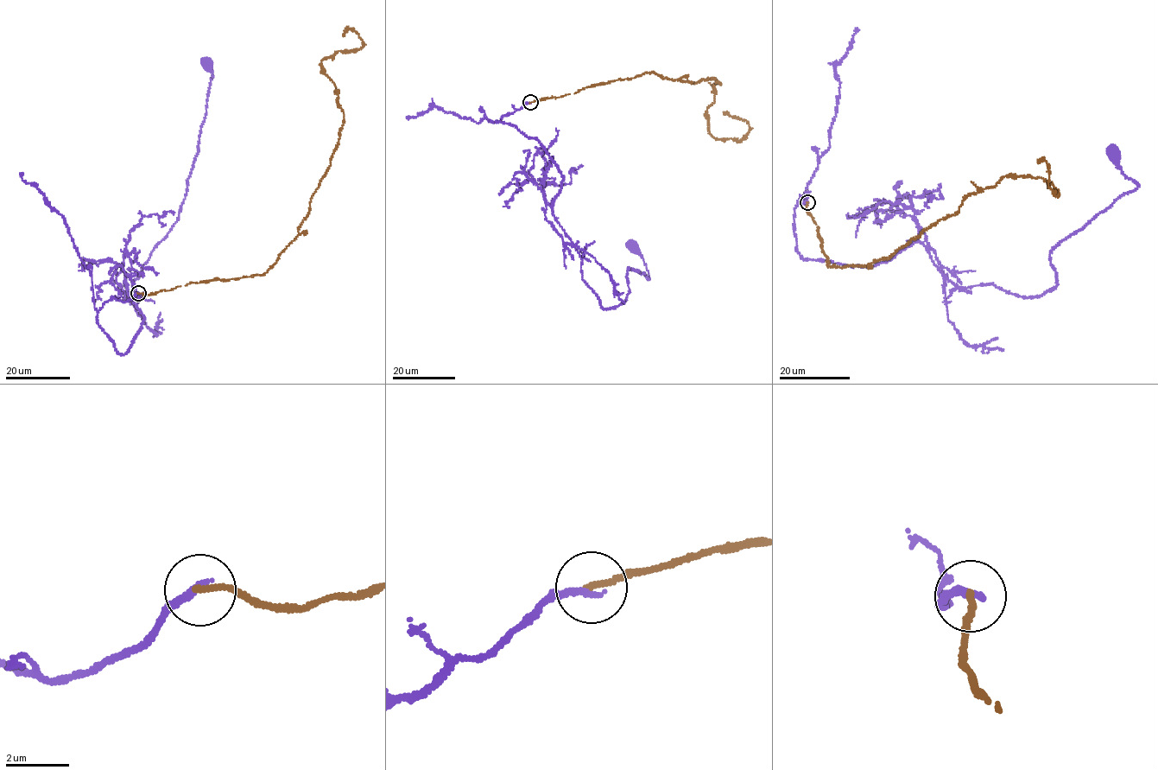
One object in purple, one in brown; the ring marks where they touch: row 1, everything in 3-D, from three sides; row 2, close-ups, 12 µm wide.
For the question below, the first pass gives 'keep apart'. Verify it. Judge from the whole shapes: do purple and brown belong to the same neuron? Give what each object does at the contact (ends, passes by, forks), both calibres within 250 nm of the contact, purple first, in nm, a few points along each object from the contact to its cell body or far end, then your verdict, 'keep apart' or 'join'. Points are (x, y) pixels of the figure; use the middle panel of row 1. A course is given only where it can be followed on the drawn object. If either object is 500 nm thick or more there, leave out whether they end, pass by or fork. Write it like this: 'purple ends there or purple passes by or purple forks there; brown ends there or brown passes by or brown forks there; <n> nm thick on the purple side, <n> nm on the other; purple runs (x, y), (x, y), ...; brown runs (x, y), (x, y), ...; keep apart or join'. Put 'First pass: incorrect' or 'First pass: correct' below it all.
purple ends there; brown ends there; 240 nm thick on the purple side, 200 nm on the other; purple runs (530, 103), (496, 122), (565, 179), (552, 208), (602, 308), (625, 301), (628, 267), (649, 279), (633, 246); brown runs (529, 102), (652, 72), (691, 82), (714, 78), (709, 134), (744, 138), (746, 120), (723, 113); keep apart
First pass: correct

